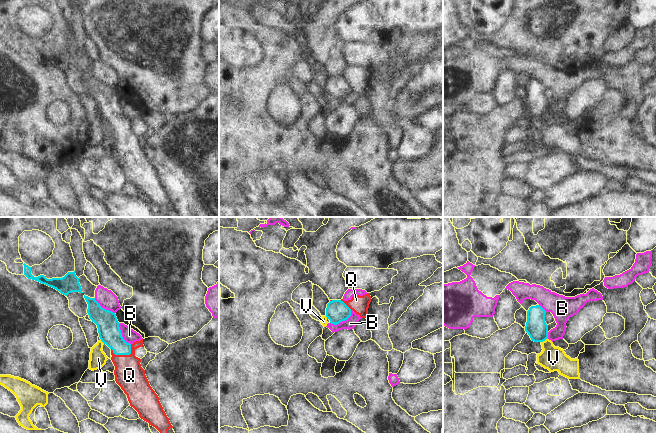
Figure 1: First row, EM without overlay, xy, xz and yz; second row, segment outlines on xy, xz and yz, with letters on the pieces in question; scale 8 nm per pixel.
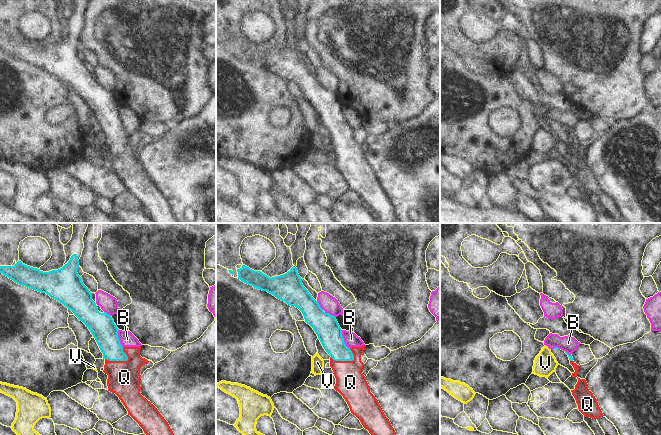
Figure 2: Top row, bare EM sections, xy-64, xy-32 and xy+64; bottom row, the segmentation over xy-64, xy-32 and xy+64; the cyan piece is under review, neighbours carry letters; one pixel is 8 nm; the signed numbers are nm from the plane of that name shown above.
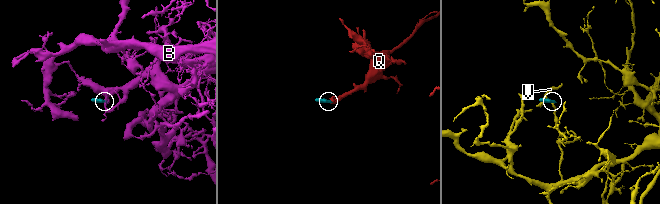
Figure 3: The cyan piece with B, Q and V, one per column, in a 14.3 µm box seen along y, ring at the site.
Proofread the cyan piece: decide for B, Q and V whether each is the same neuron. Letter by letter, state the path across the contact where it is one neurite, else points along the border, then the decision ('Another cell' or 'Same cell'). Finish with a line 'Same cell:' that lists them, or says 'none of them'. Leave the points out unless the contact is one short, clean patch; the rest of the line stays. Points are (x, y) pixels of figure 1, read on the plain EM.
B: Another cell
Q: Path across: xy (109, 107), (120, 125), (120, 130), (127, 141), (129, 151). Same cell
V: Boundary: yz (547, 114), (541, 118). Another cell
Same cell: Q.

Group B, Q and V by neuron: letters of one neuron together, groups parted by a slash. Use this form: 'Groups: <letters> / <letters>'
Groups: B / Q / V.

